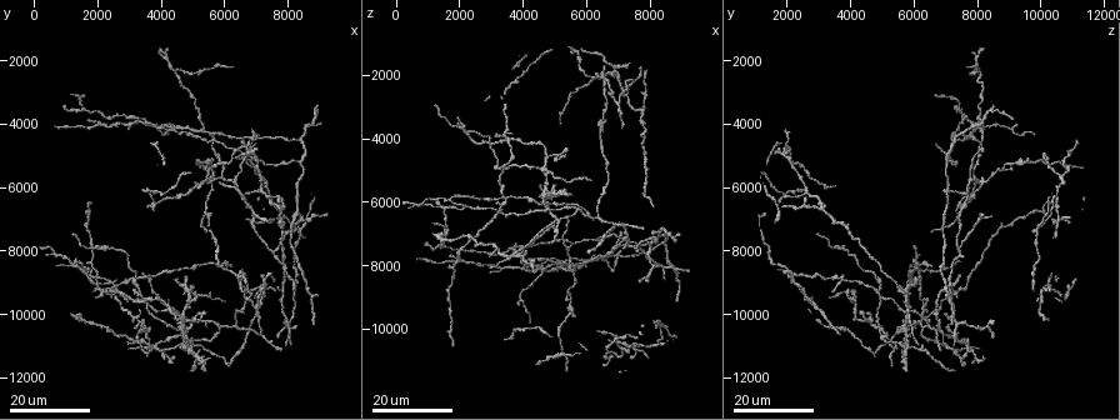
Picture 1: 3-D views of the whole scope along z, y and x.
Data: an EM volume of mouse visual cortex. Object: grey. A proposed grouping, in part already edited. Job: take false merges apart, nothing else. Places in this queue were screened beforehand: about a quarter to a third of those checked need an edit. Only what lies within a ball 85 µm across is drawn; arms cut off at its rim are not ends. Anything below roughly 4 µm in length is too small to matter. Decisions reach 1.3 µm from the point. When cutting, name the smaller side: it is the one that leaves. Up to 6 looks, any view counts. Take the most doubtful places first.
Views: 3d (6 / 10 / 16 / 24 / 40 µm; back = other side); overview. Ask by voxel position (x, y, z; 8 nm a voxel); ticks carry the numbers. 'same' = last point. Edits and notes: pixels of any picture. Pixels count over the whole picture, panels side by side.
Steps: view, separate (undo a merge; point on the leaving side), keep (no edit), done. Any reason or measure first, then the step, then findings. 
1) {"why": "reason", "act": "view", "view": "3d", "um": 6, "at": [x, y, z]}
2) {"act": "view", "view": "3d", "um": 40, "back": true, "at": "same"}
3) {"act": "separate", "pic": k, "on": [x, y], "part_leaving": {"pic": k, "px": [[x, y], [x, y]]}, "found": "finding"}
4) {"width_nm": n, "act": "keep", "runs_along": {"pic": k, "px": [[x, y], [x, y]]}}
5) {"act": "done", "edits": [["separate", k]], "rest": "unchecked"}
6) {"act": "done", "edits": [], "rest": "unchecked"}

{"why": "looks like a crossing", "act": "view", "view": "3d", "um": 24, "at": [6400, 8900, 3800]}

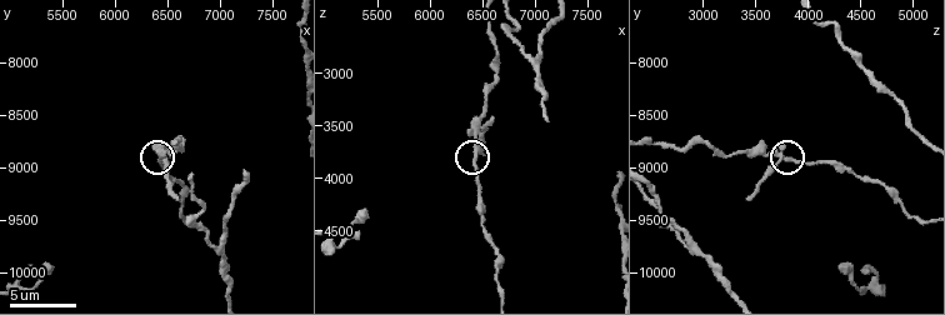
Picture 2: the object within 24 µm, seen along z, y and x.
{"act": "view", "view": "3d", "um": 10, "at": [6460, 8920, 3720]}

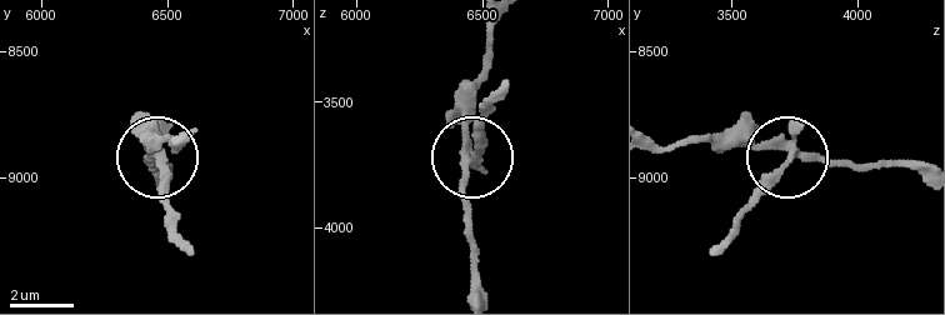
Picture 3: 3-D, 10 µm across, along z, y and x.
{"act": "separate", "pic": 3, "on": [168, 185], "part_leaving": {"pic": 3, "px": [[794, 150], [771, 188], [710, 249]]}, "found": "a second neuron is stuck on"}

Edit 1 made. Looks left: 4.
{"act": "view", "view": "3d", "um": 24, "at": [4500, 2300, 8000]}

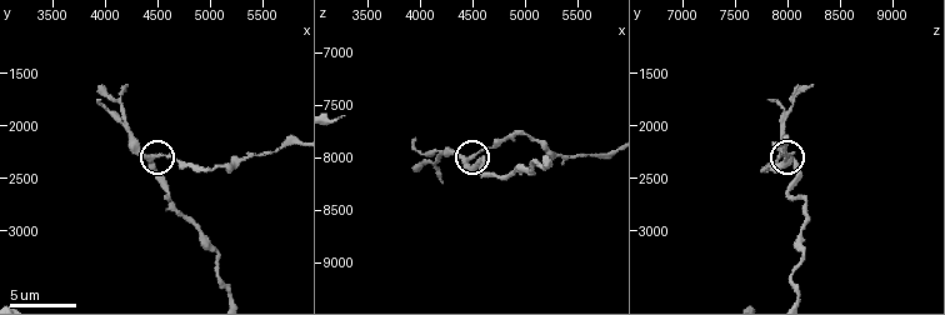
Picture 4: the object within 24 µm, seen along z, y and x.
{"why": "closer look", "act": "view", "view": "3d", "um": 10, "at": [4440, 2320, 8000]}

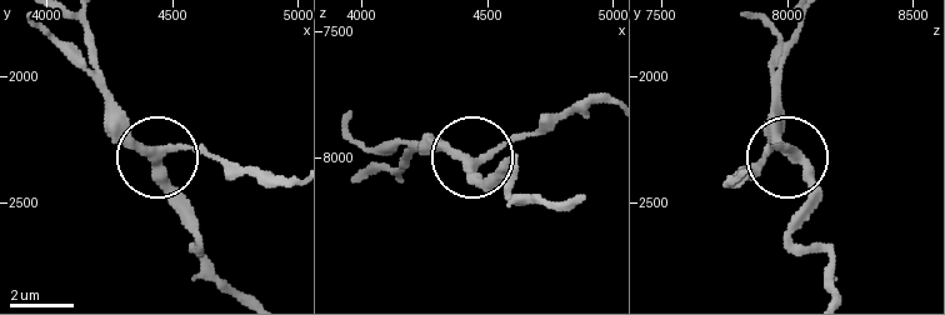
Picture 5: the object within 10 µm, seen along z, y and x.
{"side_arm_um": 7, "arms": 3, "act": "keep", "found": "one neuron here"}

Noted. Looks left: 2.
{"act": "done", "edits": [["separate", 3]], "rest": "unchecked"}

